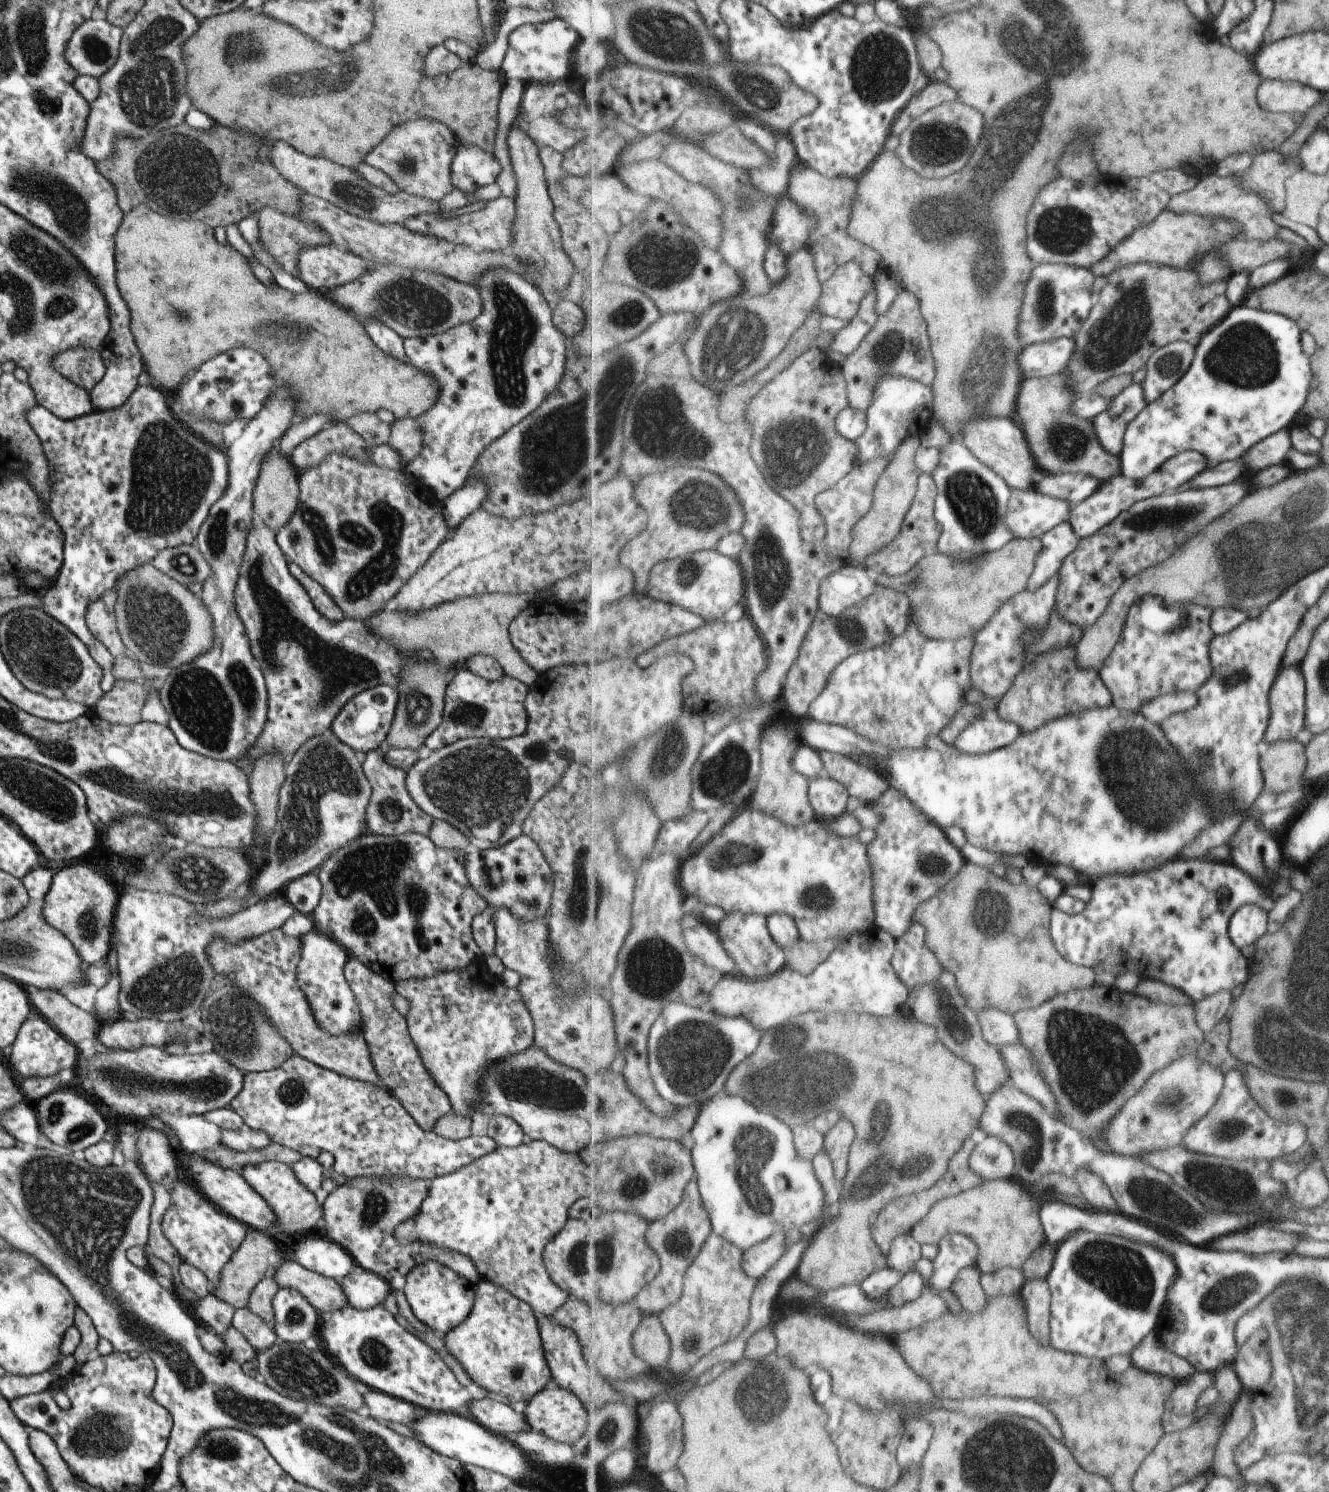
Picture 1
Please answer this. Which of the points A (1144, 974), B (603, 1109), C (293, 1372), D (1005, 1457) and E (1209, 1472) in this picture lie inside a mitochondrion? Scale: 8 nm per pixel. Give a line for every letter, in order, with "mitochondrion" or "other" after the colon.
A: other
B: mitochondrion
C: mitochondrion
D: mitochondrion
E: other

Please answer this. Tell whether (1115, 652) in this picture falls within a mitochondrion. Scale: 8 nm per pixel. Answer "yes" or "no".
no

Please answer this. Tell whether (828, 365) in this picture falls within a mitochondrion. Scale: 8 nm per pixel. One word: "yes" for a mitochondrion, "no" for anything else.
no

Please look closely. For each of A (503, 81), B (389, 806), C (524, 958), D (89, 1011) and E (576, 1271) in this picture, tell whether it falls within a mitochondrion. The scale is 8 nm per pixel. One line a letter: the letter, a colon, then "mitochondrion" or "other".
A: other
B: mitochondrion
C: other
D: other
E: mitochondrion

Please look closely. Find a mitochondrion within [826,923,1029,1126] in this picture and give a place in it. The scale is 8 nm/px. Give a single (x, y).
(952, 1021)

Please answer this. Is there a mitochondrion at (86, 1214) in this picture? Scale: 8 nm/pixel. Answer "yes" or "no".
yes

